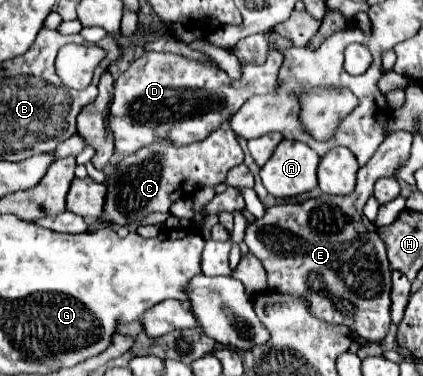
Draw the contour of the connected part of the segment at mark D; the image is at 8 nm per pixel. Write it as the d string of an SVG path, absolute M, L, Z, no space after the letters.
M270 50L264 64L244 64L242 78L230 80L226 72L214 64L202 64L174 54L142 52L114 82L108 122L116 138L116 160L160 138L174 140L176 144L204 140L222 120L230 120L250 96L276 92L280 64L282 54Z

